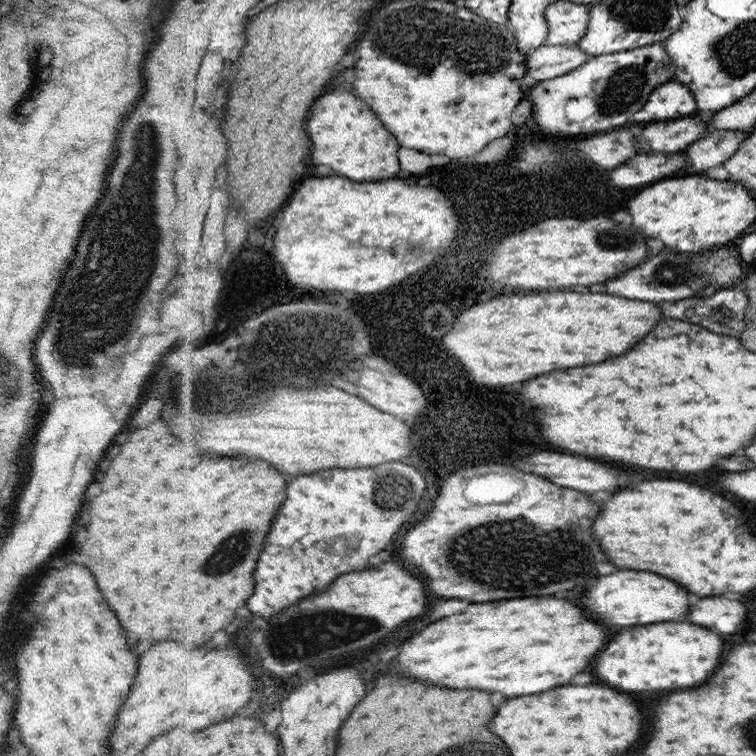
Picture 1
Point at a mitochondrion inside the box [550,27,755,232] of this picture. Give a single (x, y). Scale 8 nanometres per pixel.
(624, 86)

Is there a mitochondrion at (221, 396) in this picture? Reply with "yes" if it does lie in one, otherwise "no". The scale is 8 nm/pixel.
yes

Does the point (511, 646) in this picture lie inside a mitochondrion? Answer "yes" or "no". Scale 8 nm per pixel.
no

